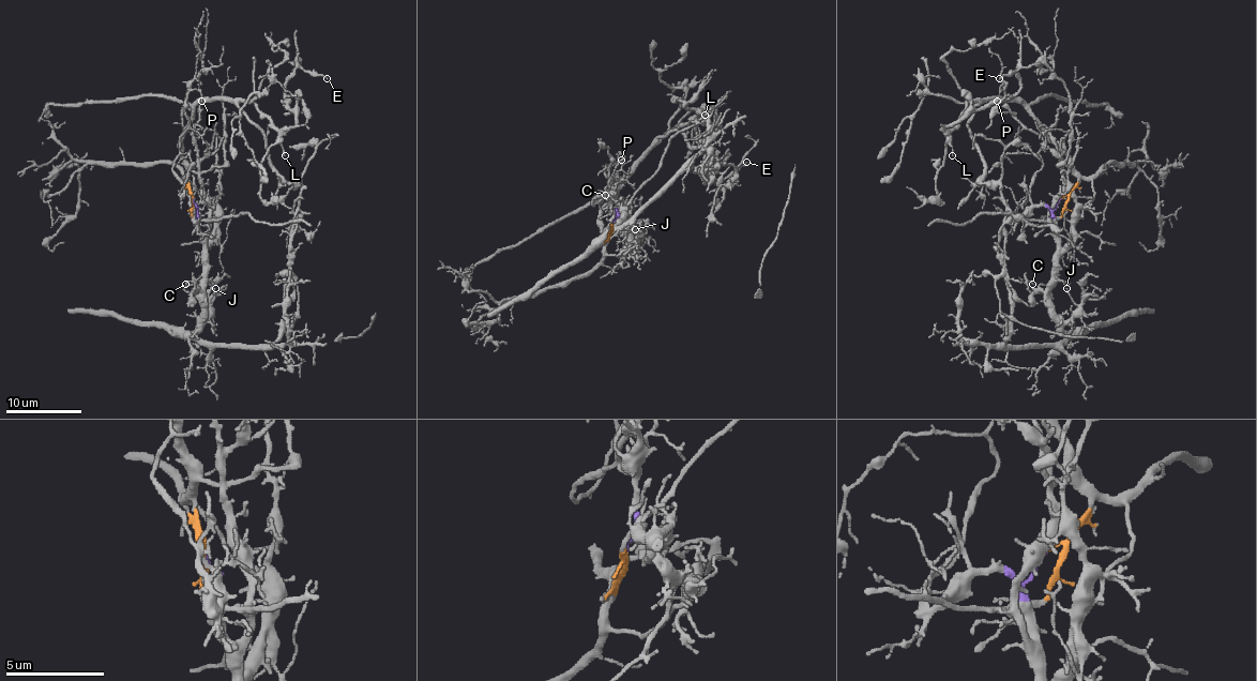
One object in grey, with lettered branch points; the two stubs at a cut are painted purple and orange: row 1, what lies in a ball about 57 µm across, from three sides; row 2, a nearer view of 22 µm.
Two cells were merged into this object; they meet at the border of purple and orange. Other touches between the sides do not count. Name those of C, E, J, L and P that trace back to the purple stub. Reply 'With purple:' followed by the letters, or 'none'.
With purple: C, J

